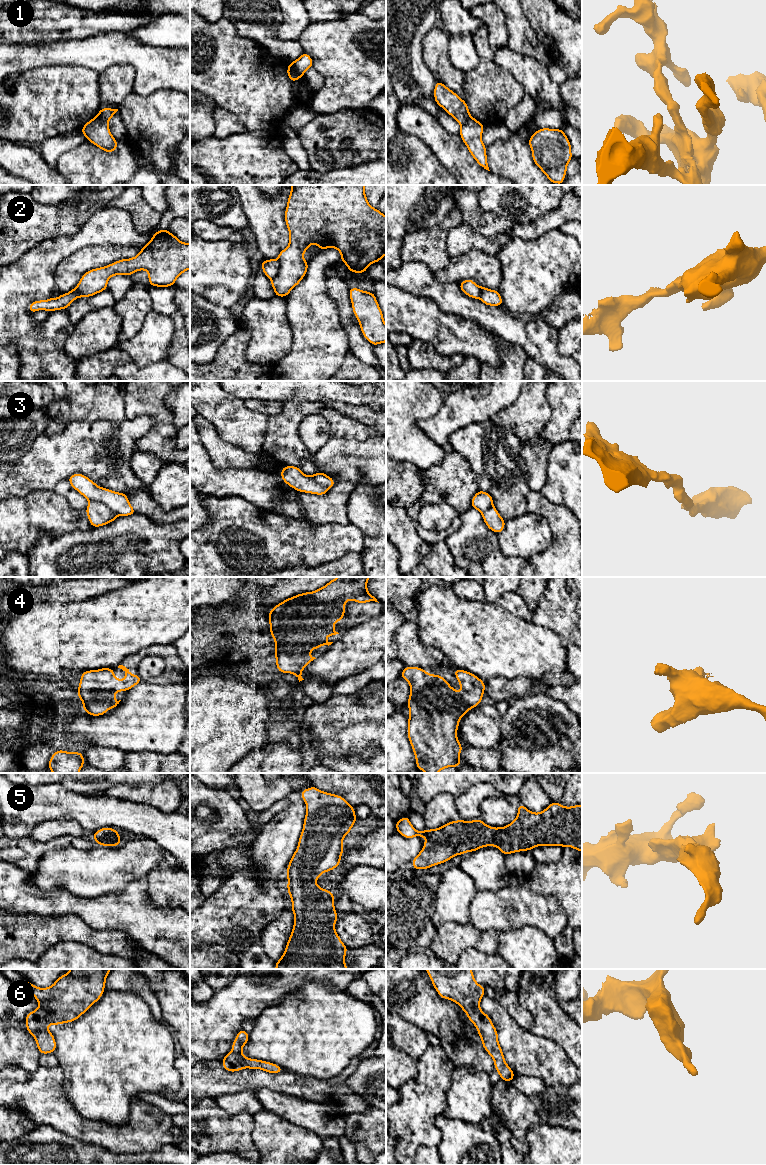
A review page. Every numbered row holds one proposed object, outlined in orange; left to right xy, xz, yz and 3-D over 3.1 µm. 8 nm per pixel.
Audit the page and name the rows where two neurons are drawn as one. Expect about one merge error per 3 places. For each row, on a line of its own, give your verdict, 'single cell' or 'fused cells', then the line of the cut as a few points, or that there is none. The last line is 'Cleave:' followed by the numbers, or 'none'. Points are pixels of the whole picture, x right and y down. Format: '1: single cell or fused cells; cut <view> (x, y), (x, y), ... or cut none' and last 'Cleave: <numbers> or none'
1: fused cells; cut xz (291, 63), (303, 73)
2: fused cells; cut xz (278, 260), (278, 272), (271, 279)
3: fused cells; cut xy (89, 500), (104, 503), (118, 515)
4: single cell; cut none
5: single cell; cut none
6: single cell; cut none
Cleave: 1, 2, 3

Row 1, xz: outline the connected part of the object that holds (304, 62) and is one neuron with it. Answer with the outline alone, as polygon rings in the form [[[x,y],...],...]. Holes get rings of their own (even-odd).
[[[304,52],[298,59],[292,62],[296,70],[305,73],[309,68],[313,67],[312,58]]]

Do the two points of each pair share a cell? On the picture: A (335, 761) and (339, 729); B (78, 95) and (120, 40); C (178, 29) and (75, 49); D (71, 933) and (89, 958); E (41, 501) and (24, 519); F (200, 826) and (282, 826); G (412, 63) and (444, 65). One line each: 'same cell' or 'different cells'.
A: different cells
B: different cells
C: different cells
D: different cells
E: same cell
F: different cells
G: different cells

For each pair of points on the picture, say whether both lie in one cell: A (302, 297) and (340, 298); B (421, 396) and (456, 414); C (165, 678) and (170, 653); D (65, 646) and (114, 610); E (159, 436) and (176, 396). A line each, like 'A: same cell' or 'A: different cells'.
A: different cells
B: different cells
C: same cell
D: same cell
E: different cells

